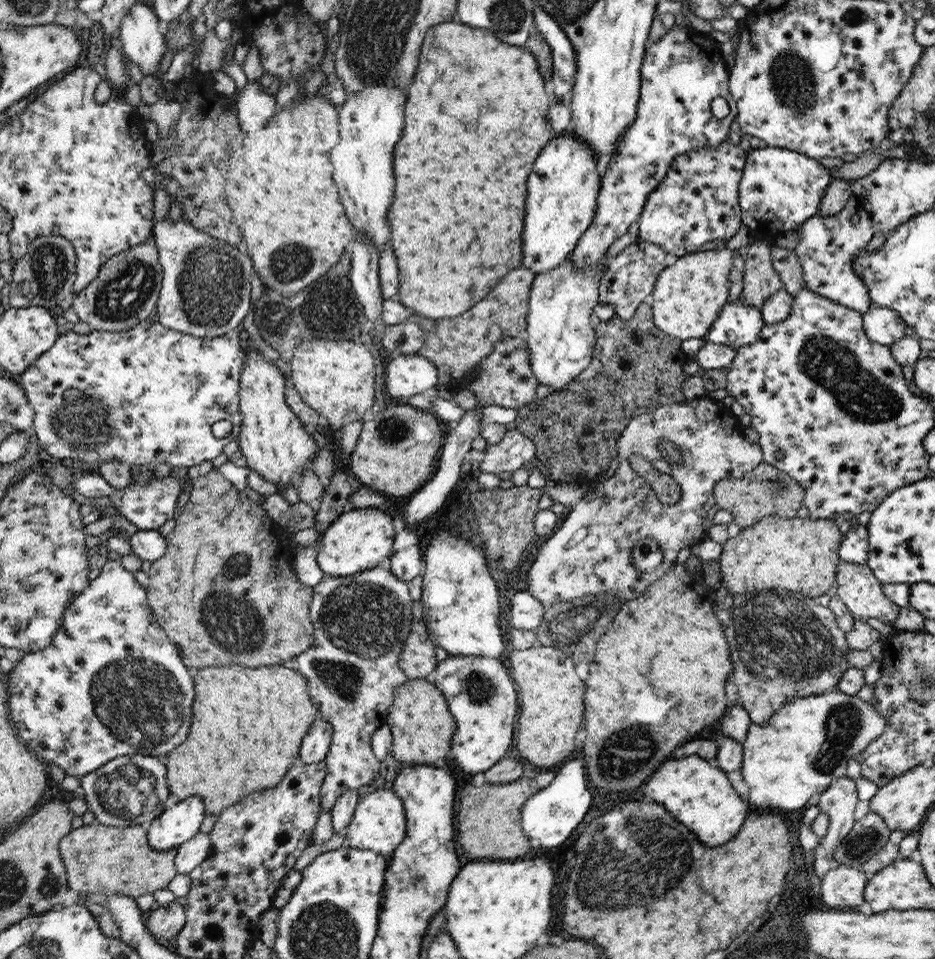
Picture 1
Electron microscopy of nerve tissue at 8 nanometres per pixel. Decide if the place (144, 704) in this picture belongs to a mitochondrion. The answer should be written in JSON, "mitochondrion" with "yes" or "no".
{"mitochondrion":"yes"}

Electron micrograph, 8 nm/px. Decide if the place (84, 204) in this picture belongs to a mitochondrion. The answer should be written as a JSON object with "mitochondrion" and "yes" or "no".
{"mitochondrion":"no"}

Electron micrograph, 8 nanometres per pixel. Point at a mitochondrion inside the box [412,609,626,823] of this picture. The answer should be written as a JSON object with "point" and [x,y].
{"point":[478,689]}

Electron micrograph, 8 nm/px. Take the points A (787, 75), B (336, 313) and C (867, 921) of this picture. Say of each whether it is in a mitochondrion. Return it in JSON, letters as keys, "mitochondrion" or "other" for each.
{"A":"mitochondrion","B":"mitochondrion","C":"other"}

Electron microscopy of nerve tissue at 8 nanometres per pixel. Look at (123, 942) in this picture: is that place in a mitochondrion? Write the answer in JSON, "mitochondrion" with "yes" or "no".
{"mitochondrion":"no"}

